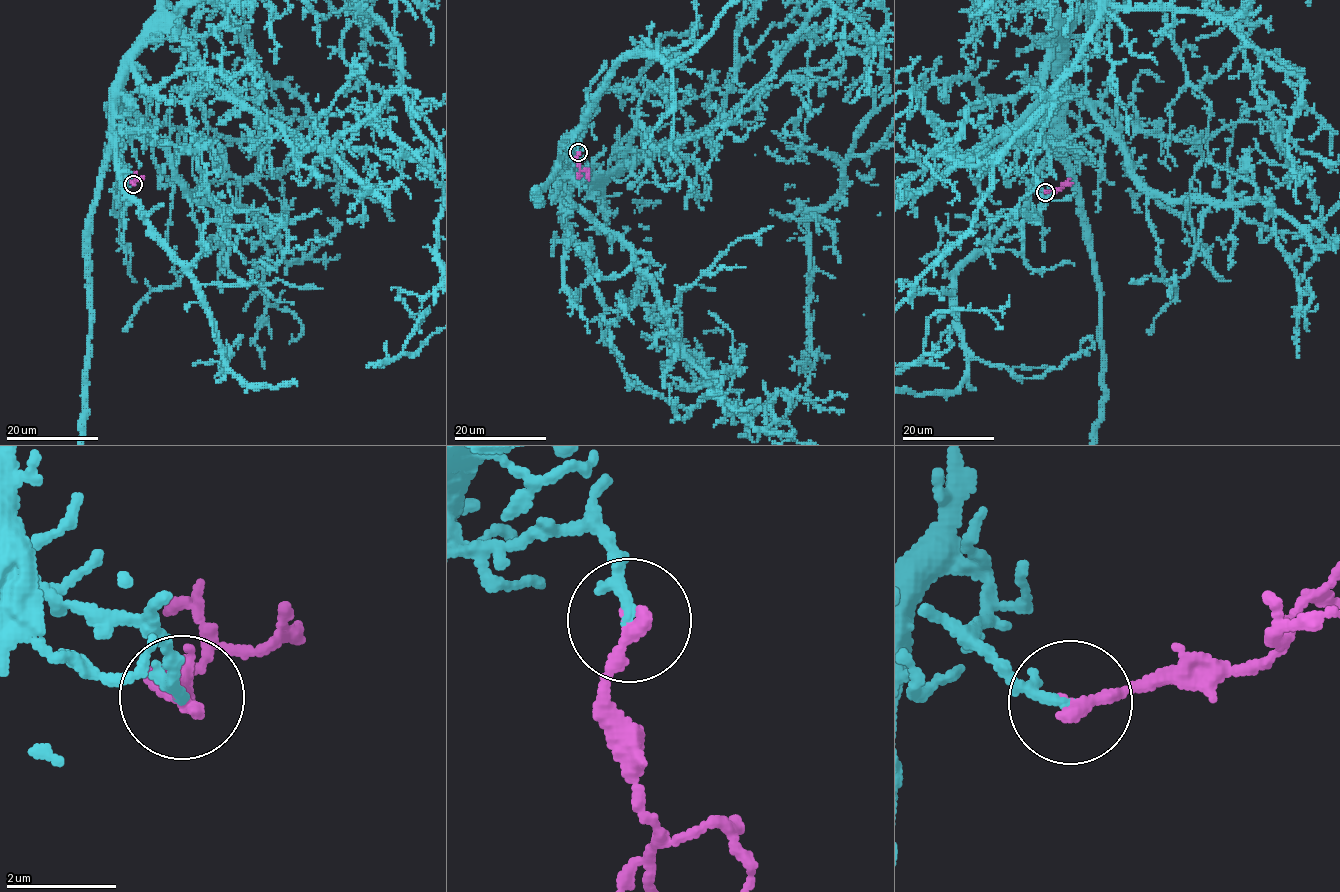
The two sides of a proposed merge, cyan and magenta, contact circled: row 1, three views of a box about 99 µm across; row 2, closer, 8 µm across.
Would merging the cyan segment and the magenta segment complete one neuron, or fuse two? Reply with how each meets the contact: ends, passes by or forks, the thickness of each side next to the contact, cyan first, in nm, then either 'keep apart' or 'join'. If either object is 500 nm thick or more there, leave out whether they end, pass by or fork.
cyan ends; magenta ends; calibres 200 and 280 nm; join

